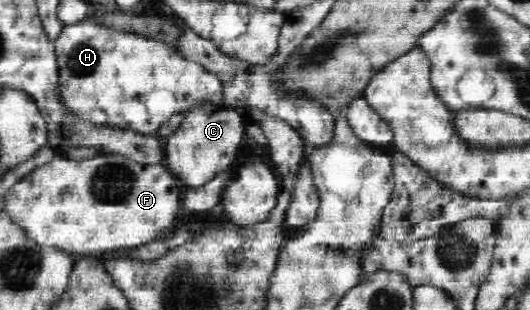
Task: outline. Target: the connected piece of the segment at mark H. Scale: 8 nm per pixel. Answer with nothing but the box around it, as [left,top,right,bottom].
[54,18,224,135]

